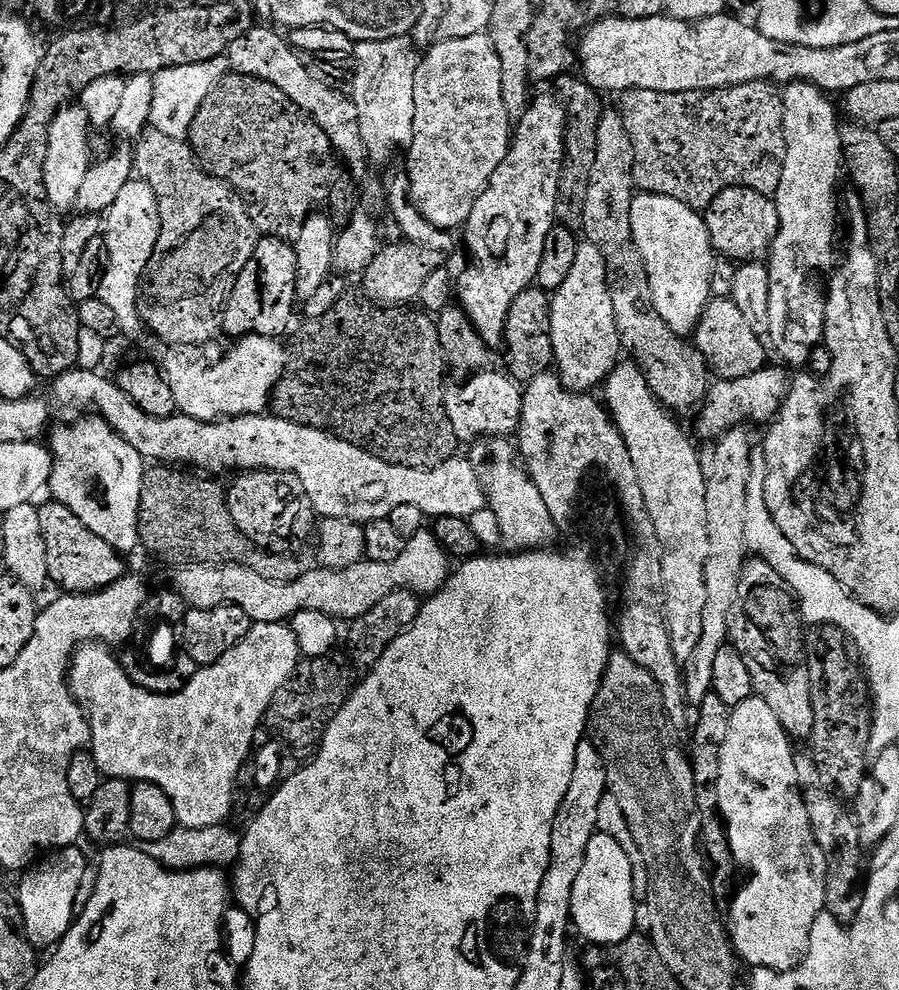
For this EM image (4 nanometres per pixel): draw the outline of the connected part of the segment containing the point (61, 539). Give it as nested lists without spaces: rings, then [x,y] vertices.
[[[49,499],[47,503],[39,505],[40,525],[46,542],[48,578],[53,585],[61,584],[64,587],[61,589],[68,594],[101,592],[126,575],[125,557],[121,553],[102,542],[94,530],[82,526],[82,522],[69,508],[54,499]]]

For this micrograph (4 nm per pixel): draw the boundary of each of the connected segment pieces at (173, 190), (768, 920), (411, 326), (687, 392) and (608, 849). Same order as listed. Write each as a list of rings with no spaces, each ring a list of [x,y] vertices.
[[[151,126],[135,141],[134,172],[154,190],[160,215],[160,233],[150,262],[144,271],[138,293],[138,311],[143,323],[156,331],[155,335],[169,346],[175,344],[204,344],[222,328],[224,306],[232,292],[238,274],[250,262],[256,249],[258,233],[248,213],[243,196],[224,180],[211,176],[200,167],[187,140],[170,138]]]
[[[753,695],[746,702],[742,702],[732,709],[730,718],[730,731],[726,734],[726,743],[722,745],[722,758],[718,766],[718,802],[720,803],[720,815],[724,821],[724,829],[728,831],[728,848],[732,851],[733,865],[744,875],[744,881],[735,889],[731,897],[732,909],[726,912],[726,924],[730,929],[730,939],[732,947],[739,959],[748,964],[752,964],[753,969],[765,968],[777,974],[781,972],[791,972],[800,967],[800,961],[804,959],[804,952],[810,942],[810,930],[814,926],[814,918],[818,918],[820,913],[825,911],[826,905],[826,858],[822,850],[818,847],[818,842],[812,833],[810,818],[806,818],[804,803],[800,797],[800,789],[796,786],[796,759],[794,757],[793,741],[786,734],[782,722],[778,722],[778,714],[766,706],[766,702],[758,695]]]
[[[345,294],[342,298],[338,298],[338,302],[334,302],[334,307],[326,314],[322,314],[322,318],[311,321],[307,326],[308,328],[308,337],[301,342],[300,348],[304,353],[301,354],[300,360],[289,359],[287,361],[284,376],[280,379],[280,383],[277,388],[272,391],[272,398],[270,401],[270,408],[273,413],[277,416],[281,416],[284,420],[289,420],[295,424],[301,424],[307,428],[317,428],[323,432],[328,433],[329,436],[336,436],[339,440],[345,440],[350,442],[354,446],[358,446],[362,451],[370,453],[372,456],[376,456],[382,462],[390,462],[394,466],[406,466],[407,468],[437,468],[442,466],[442,462],[453,459],[457,455],[456,447],[458,447],[458,441],[456,435],[454,434],[454,426],[450,422],[448,417],[448,412],[444,408],[444,393],[446,391],[446,385],[444,385],[444,364],[446,365],[446,353],[444,351],[444,346],[441,344],[440,339],[438,338],[438,330],[436,329],[436,321],[427,311],[419,310],[420,312],[408,312],[412,310],[405,310],[400,306],[381,306],[375,304],[373,300],[369,300],[367,296],[363,294],[357,294],[357,296],[352,296],[352,294]]]
[[[601,111],[600,119],[596,121],[594,170],[590,174],[590,190],[586,194],[586,214],[582,232],[586,240],[593,243],[605,259],[609,294],[613,300],[614,318],[623,351],[625,353],[632,352],[631,359],[643,370],[649,386],[656,393],[660,403],[673,413],[681,414],[680,412],[688,412],[691,408],[696,410],[703,405],[710,387],[710,369],[704,356],[697,350],[695,343],[674,334],[674,330],[670,330],[670,326],[666,326],[666,322],[662,322],[652,301],[646,266],[642,262],[642,254],[638,254],[638,246],[634,242],[630,230],[630,206],[634,195],[633,166],[634,146],[630,142],[630,134],[626,134],[626,122],[620,117],[619,111]]]
[[[597,832],[590,838],[578,882],[574,882],[572,895],[572,924],[585,936],[589,945],[617,944],[637,931],[634,882],[630,874],[630,861],[622,846],[606,834]]]

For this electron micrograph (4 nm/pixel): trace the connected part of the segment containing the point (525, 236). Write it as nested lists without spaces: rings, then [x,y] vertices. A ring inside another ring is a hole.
[[[548,94],[537,100],[535,97],[529,103],[526,114],[515,121],[506,158],[502,158],[502,166],[494,170],[490,182],[474,202],[470,218],[464,223],[462,235],[464,244],[472,255],[472,265],[458,276],[454,292],[458,297],[459,307],[464,309],[468,320],[480,333],[481,340],[489,346],[499,345],[503,341],[504,323],[514,298],[533,287],[538,274],[538,262],[542,262],[542,245],[546,242],[546,234],[550,234],[556,224],[556,199],[560,166],[564,163],[564,131],[567,121],[568,115],[557,96]]]

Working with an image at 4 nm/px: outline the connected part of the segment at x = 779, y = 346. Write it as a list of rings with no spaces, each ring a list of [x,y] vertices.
[[[801,80],[787,85],[783,89],[784,113],[784,161],[782,178],[774,197],[778,210],[778,232],[772,248],[766,257],[768,270],[768,331],[770,348],[777,352],[783,363],[804,364],[812,356],[812,351],[821,347],[824,339],[824,302],[826,299],[826,281],[833,267],[832,255],[836,248],[836,183],[844,168],[844,151],[840,133],[841,117],[836,117],[836,108],[831,104],[829,93],[818,86]]]

